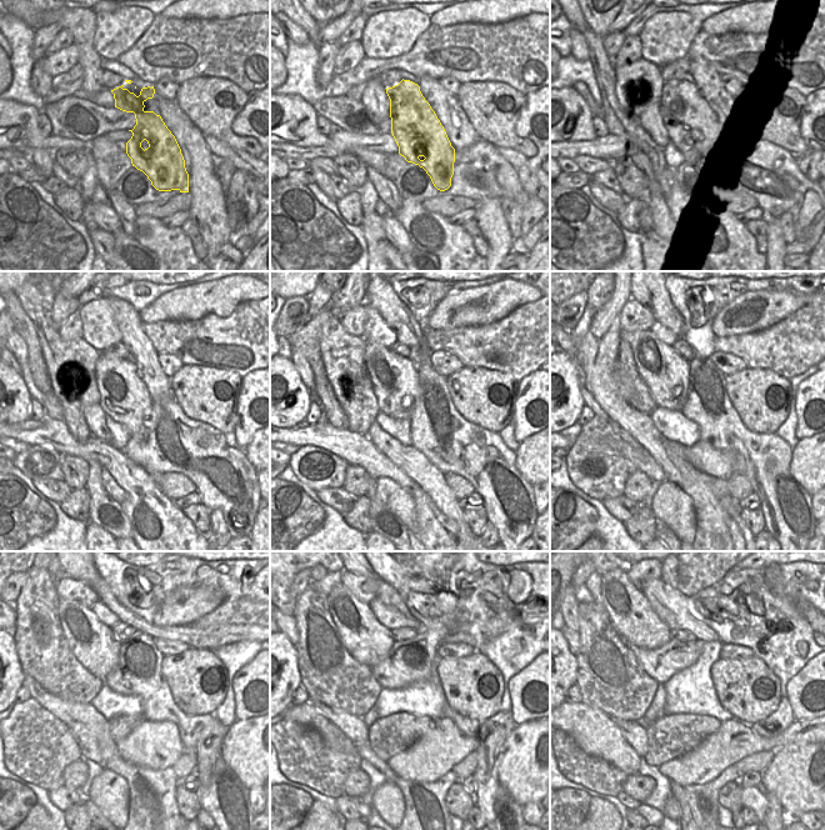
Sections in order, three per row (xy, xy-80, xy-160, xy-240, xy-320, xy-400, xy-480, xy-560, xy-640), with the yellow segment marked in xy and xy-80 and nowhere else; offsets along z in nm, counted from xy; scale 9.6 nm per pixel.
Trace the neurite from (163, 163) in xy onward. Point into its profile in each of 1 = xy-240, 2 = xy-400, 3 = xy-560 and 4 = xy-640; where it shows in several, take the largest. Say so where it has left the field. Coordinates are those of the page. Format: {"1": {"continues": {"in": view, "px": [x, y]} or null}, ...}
{"1": {"continues": {"in": "xy-240", "px": [124, 396]}}, "2": {"continues": {"in": "xy-400", "px": [665, 373]}}, "3": {"continues": {"in": "xy-560", "px": [366, 639]}}, "4": {"continues": {"in": "xy-640", "px": [634, 619]}}}

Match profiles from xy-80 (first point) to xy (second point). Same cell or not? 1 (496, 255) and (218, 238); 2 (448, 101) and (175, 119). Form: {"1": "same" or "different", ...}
{"1": "same", "2": "same"}

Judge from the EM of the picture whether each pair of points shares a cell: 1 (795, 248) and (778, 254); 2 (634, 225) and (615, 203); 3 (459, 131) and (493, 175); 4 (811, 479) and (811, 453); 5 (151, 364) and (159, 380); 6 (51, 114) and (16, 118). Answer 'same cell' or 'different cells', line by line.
1: different cells
2: different cells
3: different cells
4: same cell
5: same cell
6: different cells

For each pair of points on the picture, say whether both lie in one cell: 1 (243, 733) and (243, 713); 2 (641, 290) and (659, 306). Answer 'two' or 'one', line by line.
1: two
2: one

